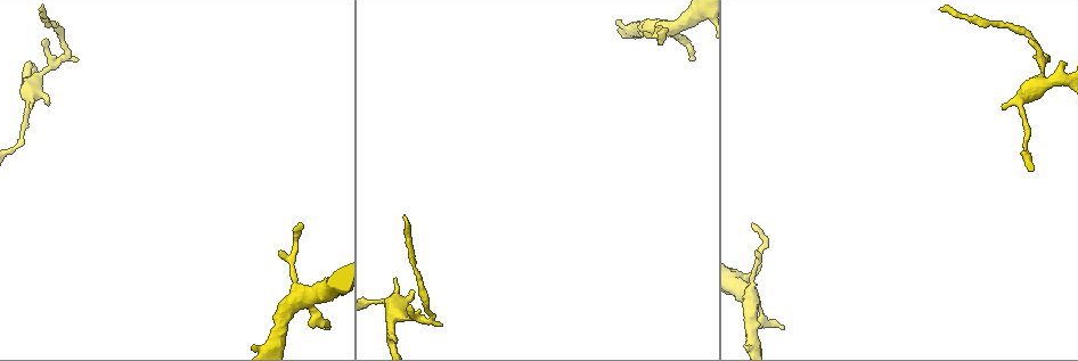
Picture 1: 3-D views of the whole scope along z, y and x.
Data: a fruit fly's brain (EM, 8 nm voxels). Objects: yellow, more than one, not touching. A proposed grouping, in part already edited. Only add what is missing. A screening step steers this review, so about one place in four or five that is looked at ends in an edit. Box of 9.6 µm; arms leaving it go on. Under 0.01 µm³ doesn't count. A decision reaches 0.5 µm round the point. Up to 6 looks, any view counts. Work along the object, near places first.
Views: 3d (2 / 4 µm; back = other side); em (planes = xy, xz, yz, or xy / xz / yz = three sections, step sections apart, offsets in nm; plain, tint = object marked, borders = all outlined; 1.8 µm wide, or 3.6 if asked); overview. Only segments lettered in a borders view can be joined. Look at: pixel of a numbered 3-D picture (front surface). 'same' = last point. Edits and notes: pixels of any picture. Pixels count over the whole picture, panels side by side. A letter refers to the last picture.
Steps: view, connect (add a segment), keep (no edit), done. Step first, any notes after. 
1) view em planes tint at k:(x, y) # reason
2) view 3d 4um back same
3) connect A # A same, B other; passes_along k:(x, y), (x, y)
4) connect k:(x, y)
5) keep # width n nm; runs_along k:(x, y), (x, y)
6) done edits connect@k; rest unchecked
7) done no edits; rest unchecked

view 3d 4um at 1:(1029, 40) # thin end

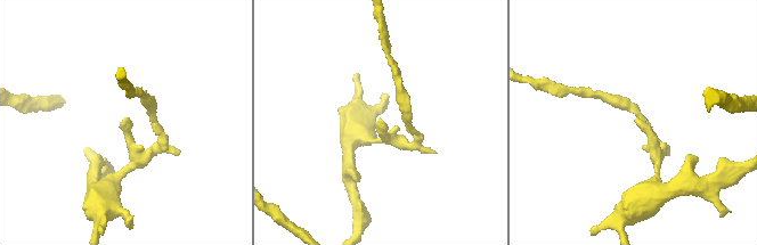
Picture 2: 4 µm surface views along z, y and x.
view em yz step 4 borders at 2:(127, 119)

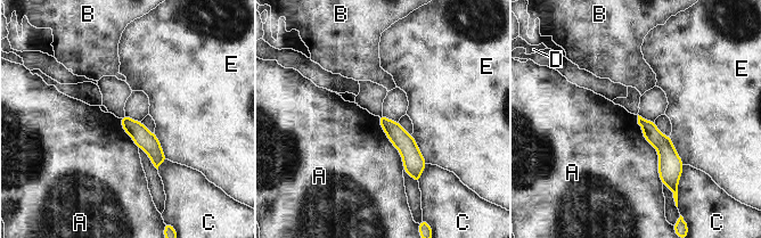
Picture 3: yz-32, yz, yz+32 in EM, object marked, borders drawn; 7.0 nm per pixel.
view em planes borders same

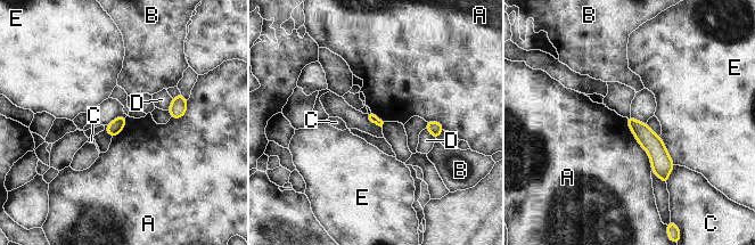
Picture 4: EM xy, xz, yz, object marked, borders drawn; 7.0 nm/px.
keep # A other, B other, C other, D other, E other; runs_along 4:(630, 120), (654, 145), (665, 178); none of them fits

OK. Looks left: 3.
view em planes borders at 1:(299, 222) # branch stops here

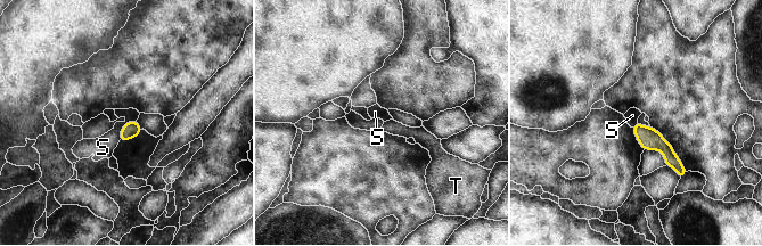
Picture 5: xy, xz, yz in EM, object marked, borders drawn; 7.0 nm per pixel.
keep # width 120 nm; longest_contact S 190 nm; S other, T other; no lettered segment goes on from it

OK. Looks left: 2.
done no edits; rest unchecked

